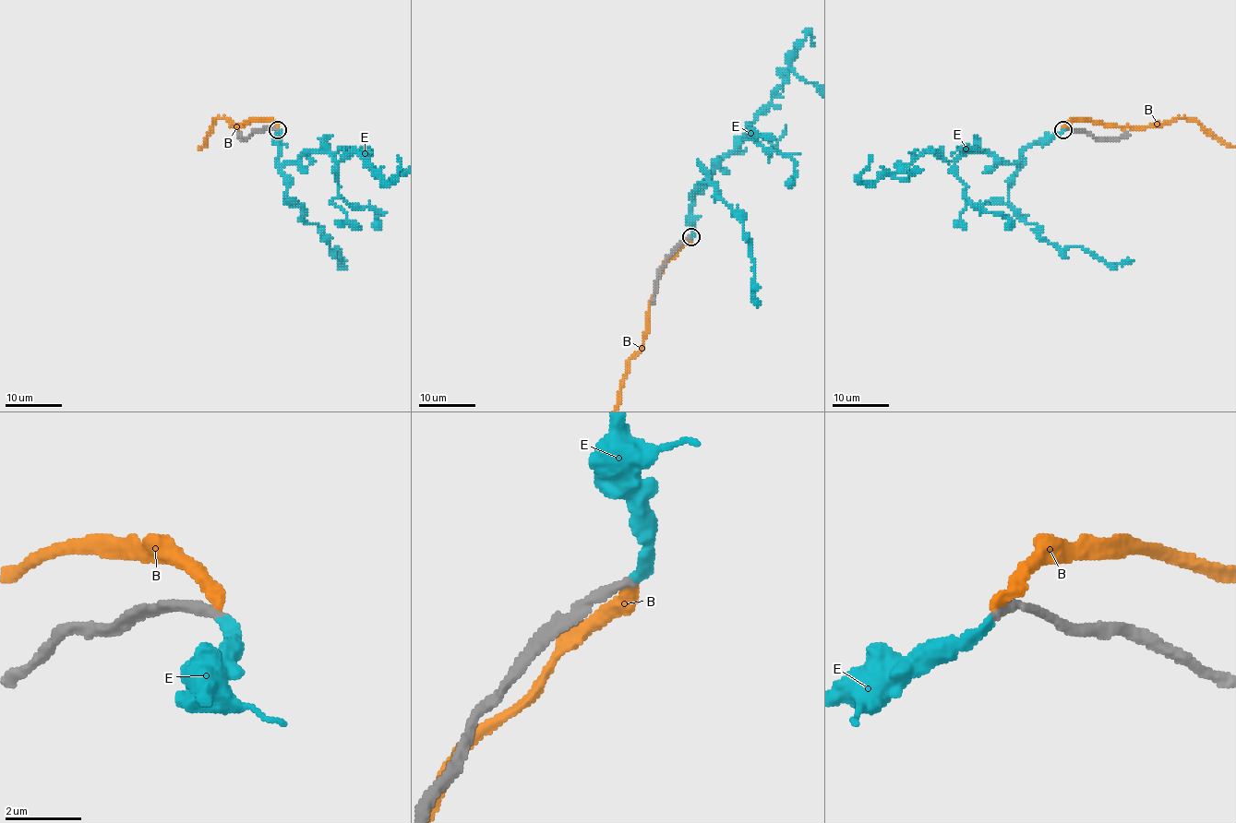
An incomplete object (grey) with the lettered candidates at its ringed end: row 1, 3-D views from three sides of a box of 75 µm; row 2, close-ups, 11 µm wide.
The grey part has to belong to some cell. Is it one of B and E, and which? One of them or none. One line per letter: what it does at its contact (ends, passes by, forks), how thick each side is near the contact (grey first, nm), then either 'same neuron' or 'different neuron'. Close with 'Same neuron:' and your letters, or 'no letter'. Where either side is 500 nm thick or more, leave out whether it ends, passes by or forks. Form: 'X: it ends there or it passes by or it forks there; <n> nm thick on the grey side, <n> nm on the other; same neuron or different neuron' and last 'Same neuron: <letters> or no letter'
B: it ends there; 320 nm thick on the grey side, 340 nm on the other; different neuron
E: it ends there; 280 nm thick on the grey side, 320 nm on the other; same neuron
Same neuron: E

